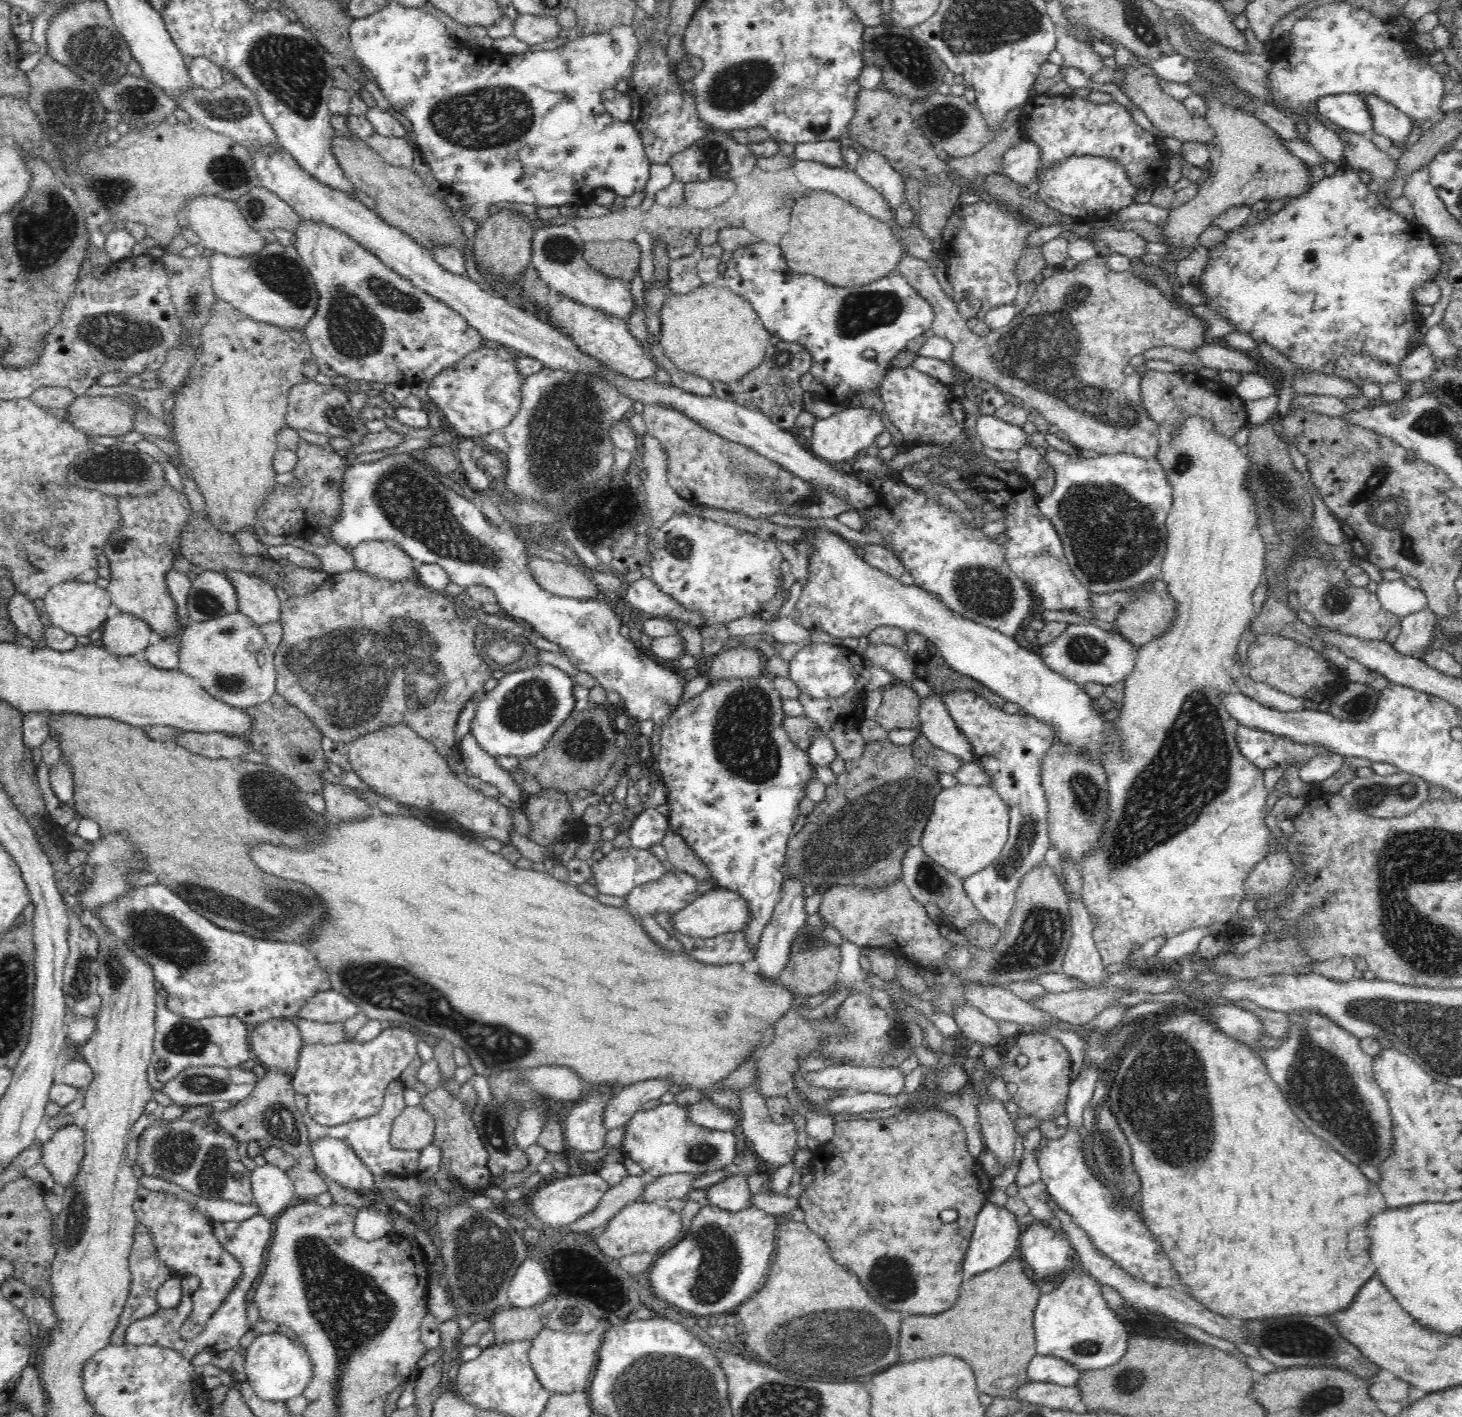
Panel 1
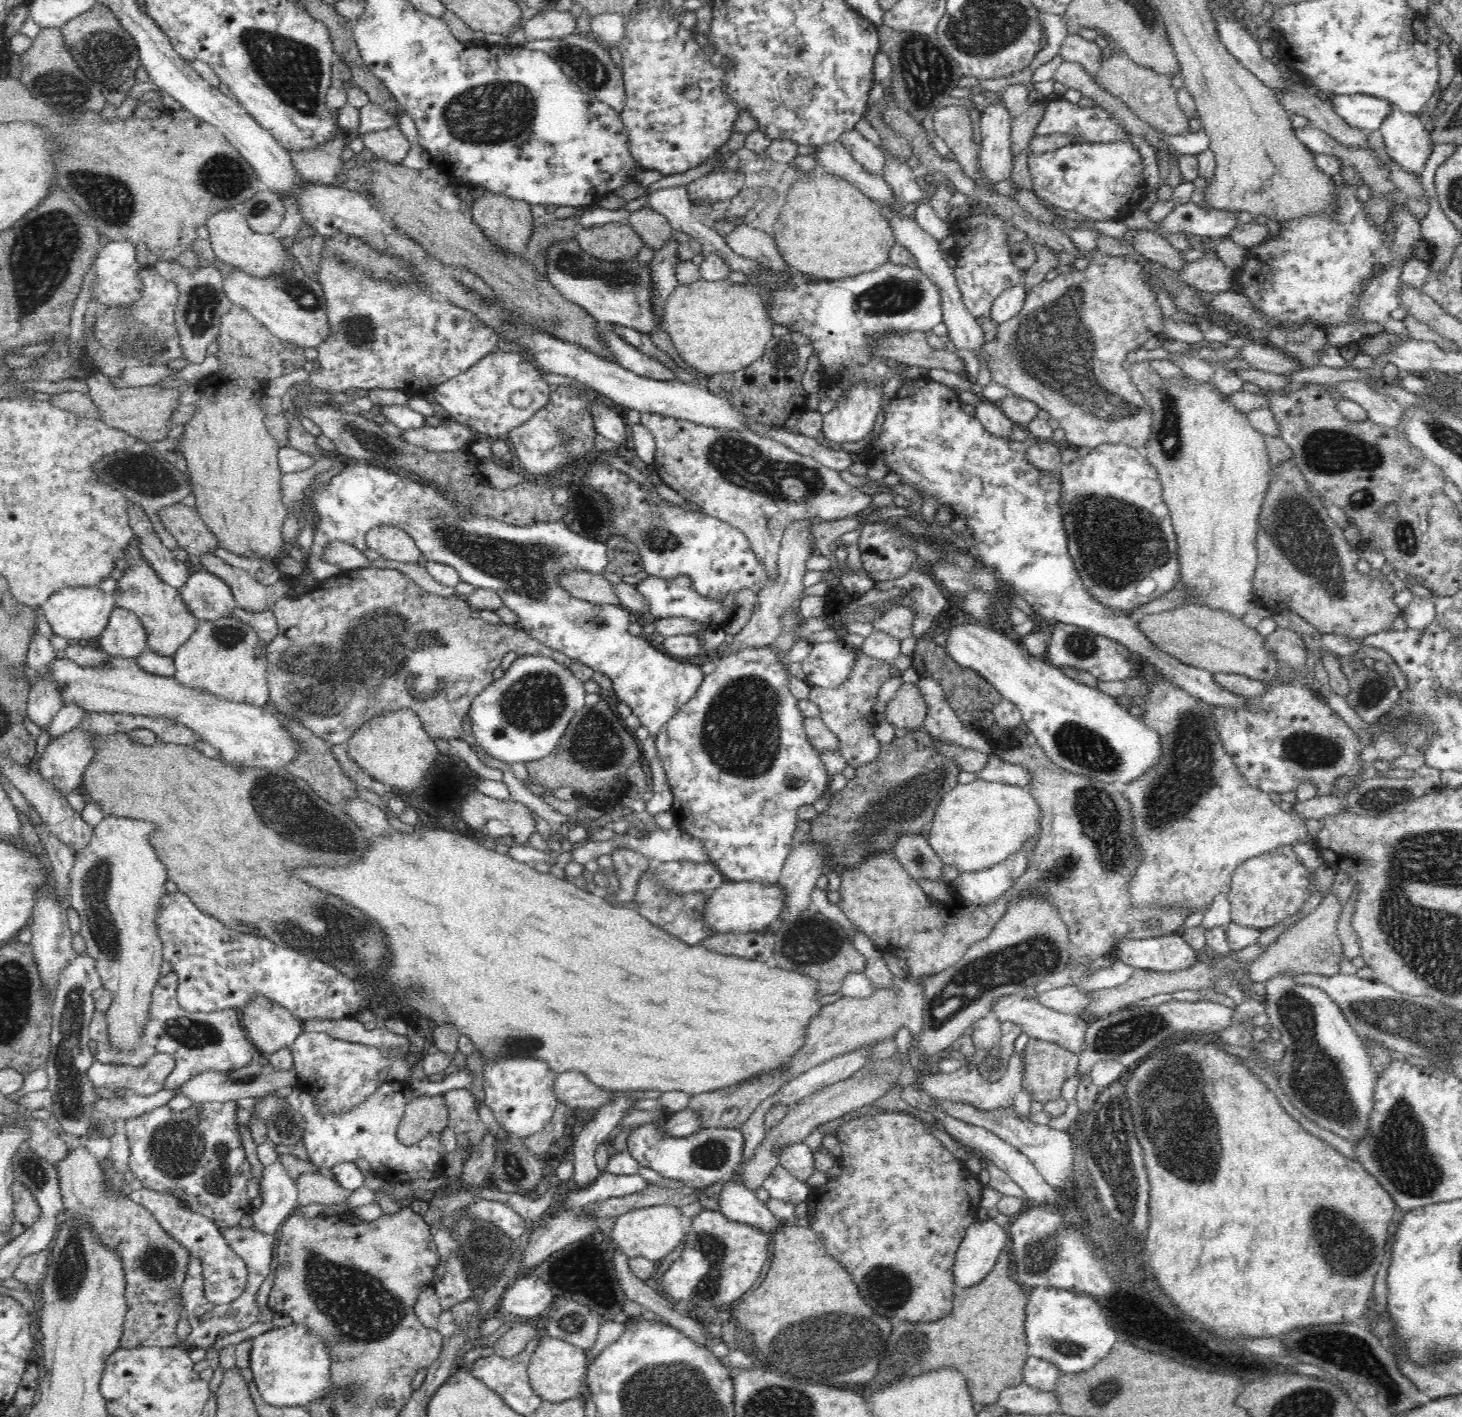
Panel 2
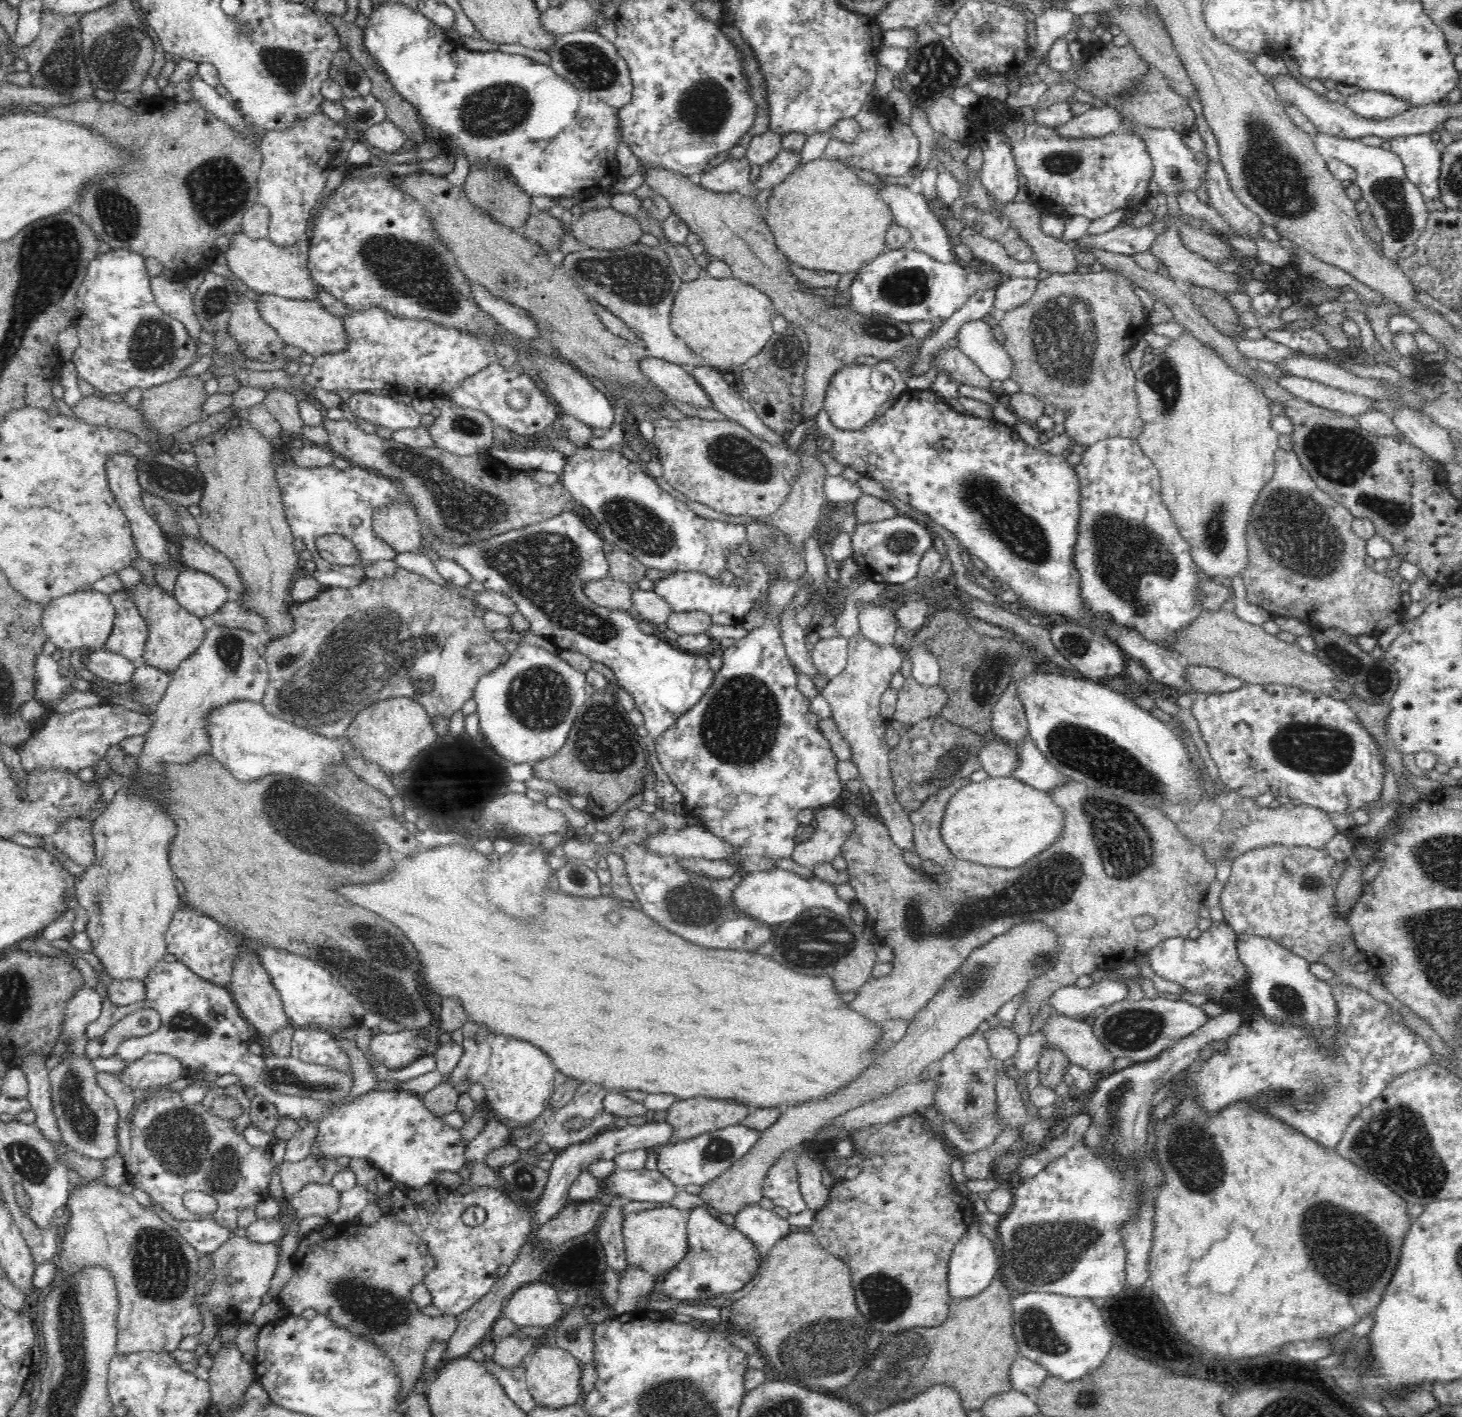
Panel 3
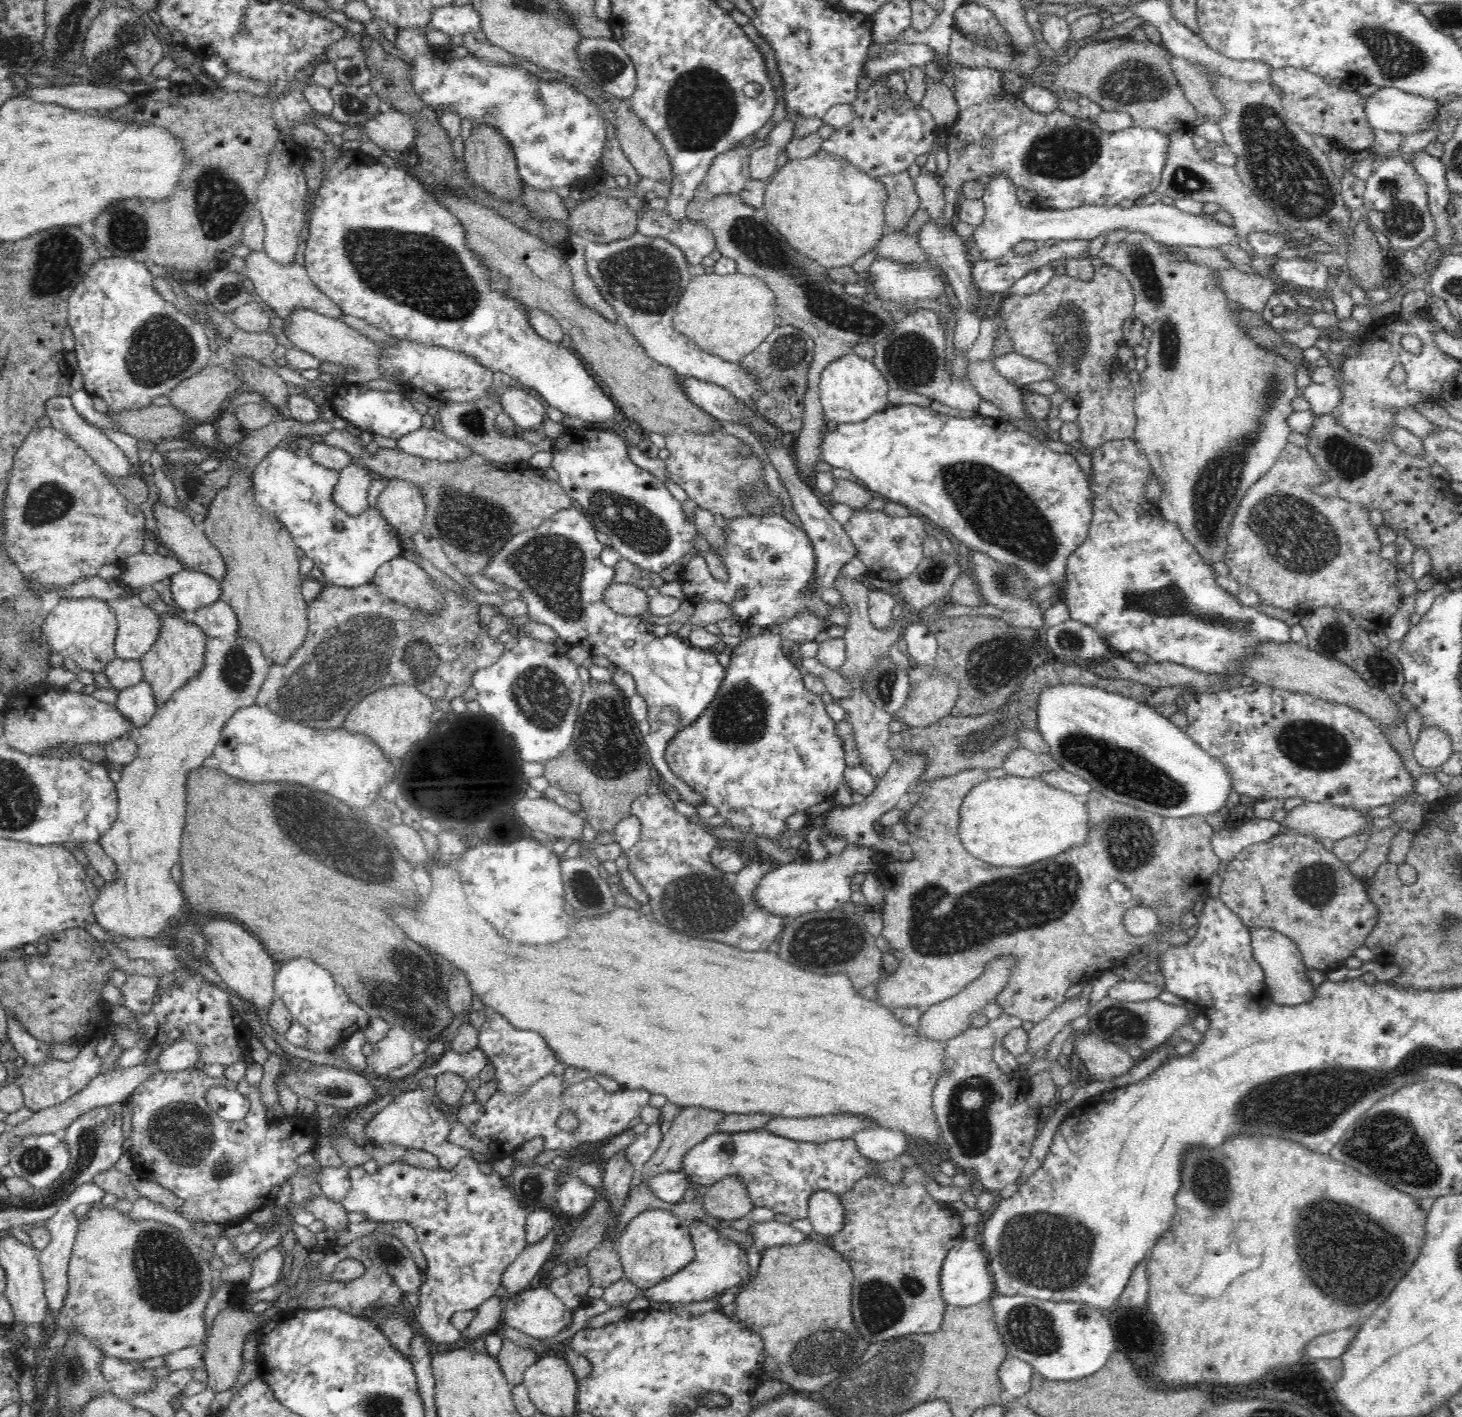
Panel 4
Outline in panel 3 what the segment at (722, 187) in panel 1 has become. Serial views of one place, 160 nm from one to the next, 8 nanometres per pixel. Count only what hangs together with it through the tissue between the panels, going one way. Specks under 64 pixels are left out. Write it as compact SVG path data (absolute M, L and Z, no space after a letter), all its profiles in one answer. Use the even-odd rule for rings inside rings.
M730 158L702 174L700 185L712 192L746 191L750 185L750 164L746 158Z

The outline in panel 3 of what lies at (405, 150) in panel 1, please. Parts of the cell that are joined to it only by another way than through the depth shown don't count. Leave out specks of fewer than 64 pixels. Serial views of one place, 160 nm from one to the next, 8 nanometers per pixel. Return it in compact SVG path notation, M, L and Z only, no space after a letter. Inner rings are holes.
M384 120L378 124L370 125L364 134L359 137L367 141L368 145L384 151L384 153L397 153L409 145L406 134L391 120Z

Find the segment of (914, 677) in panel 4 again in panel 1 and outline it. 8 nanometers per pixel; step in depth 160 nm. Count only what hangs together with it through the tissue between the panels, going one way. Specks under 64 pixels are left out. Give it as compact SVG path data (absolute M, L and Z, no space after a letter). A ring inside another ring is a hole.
M893 684L882 689L883 700L874 718L885 730L920 727L921 698L909 684Z

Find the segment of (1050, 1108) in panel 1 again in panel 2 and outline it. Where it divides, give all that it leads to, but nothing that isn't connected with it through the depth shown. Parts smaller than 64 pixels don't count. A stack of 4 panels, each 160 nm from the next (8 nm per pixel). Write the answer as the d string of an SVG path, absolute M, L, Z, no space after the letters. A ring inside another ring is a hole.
M1030 1038L1025 1050L1022 1052L1022 1056L1025 1060L1025 1069L1022 1070L1021 1092L1028 1093L1031 1101L1042 1104L1061 1098L1062 1085L1068 1078L1074 1076L1079 1064L1079 1056L1074 1055L1068 1049L1055 1043L1032 1038Z

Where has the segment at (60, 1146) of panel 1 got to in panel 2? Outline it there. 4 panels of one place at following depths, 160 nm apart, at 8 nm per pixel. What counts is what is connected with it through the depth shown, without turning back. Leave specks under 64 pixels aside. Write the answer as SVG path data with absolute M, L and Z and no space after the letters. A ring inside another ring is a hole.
M84 1139L78 1141L76 1146L70 1146L66 1158L54 1163L54 1166L66 1211L74 1214L75 1218L86 1220L86 1223L93 1228L94 1235L97 1235L102 1243L109 1244L121 1256L126 1277L127 1314L123 1322L120 1347L174 1347L177 1338L181 1335L177 1328L178 1322L182 1320L182 1316L186 1316L181 1306L181 1300L177 1299L182 1295L180 1286L186 1278L186 1268L188 1268L188 1260L190 1260L188 1249L182 1247L182 1243L178 1243L174 1237L169 1238L168 1233L160 1227L156 1217L144 1205L134 1203L124 1193L106 1191L105 1174L101 1170L98 1159L85 1146Z

